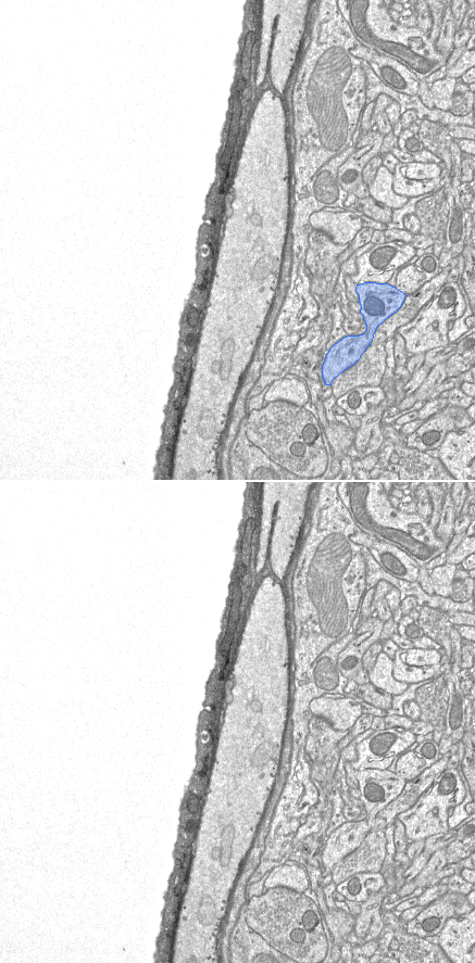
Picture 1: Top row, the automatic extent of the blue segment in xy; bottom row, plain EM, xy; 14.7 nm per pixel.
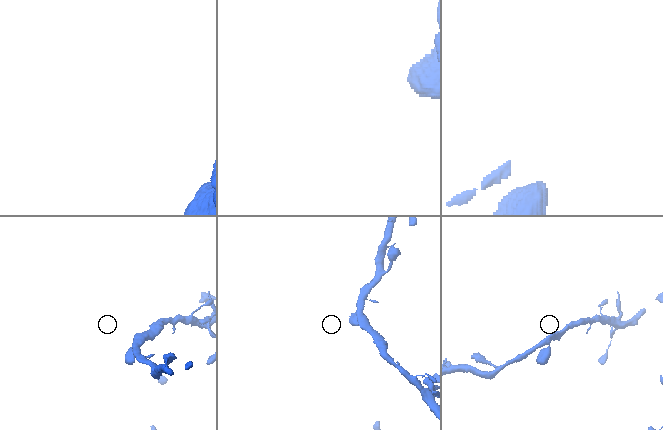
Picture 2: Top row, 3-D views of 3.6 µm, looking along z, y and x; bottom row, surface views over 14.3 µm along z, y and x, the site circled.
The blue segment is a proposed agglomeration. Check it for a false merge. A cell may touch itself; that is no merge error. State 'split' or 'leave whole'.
leave whole

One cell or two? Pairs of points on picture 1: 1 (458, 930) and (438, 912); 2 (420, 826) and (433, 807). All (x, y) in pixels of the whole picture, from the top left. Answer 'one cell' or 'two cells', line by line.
1: two cells
2: one cell

